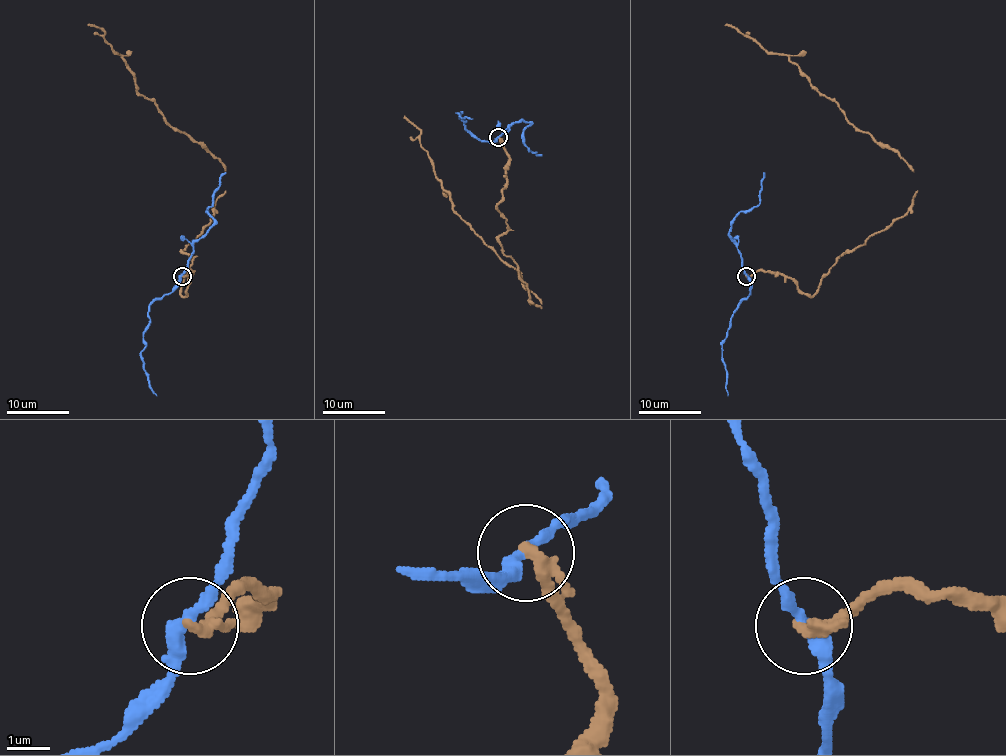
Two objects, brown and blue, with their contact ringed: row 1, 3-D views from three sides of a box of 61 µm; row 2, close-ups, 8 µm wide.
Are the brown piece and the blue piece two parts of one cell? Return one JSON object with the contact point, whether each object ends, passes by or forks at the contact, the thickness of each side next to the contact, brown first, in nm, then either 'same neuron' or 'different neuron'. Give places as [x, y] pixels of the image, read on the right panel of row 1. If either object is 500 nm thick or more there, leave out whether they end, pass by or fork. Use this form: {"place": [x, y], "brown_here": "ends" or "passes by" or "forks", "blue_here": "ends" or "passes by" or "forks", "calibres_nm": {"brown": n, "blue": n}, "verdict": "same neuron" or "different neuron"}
{"place": [746, 276], "brown_here": "ends", "blue_here": "passes by", "calibres_nm": {"brown": 320, "blue": 320}, "verdict": "different neuron"}

